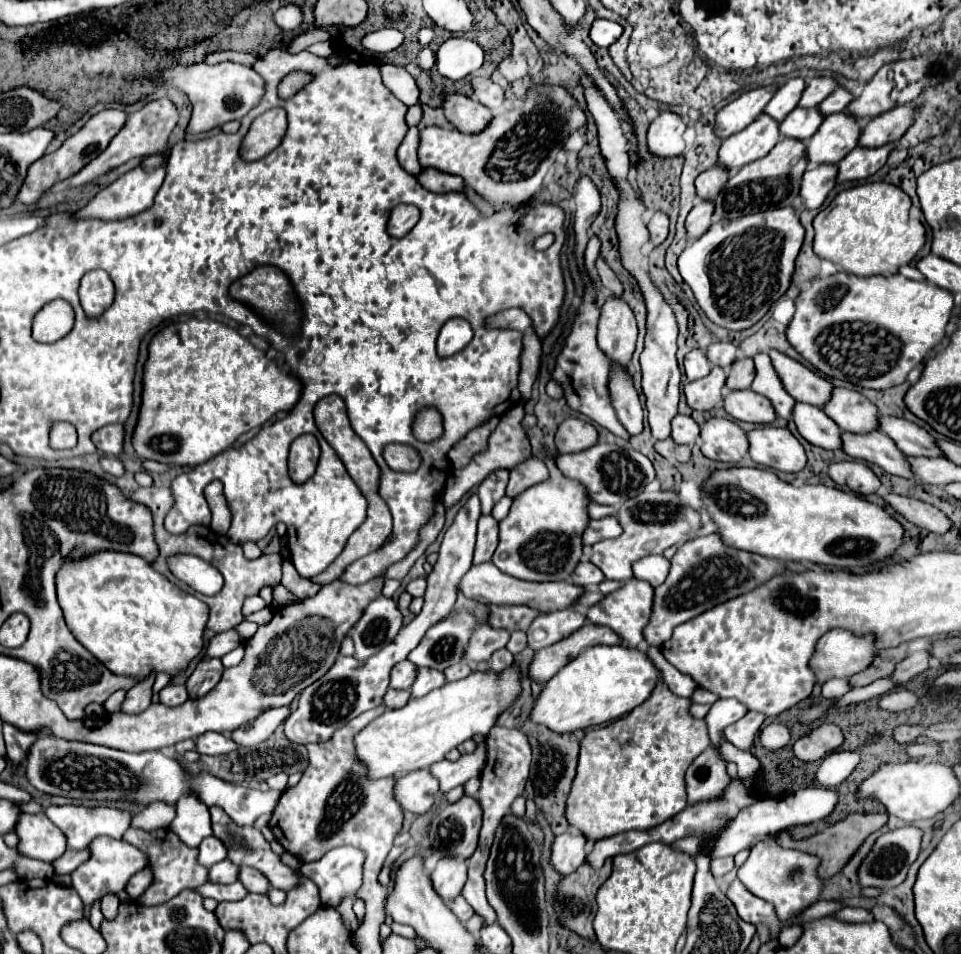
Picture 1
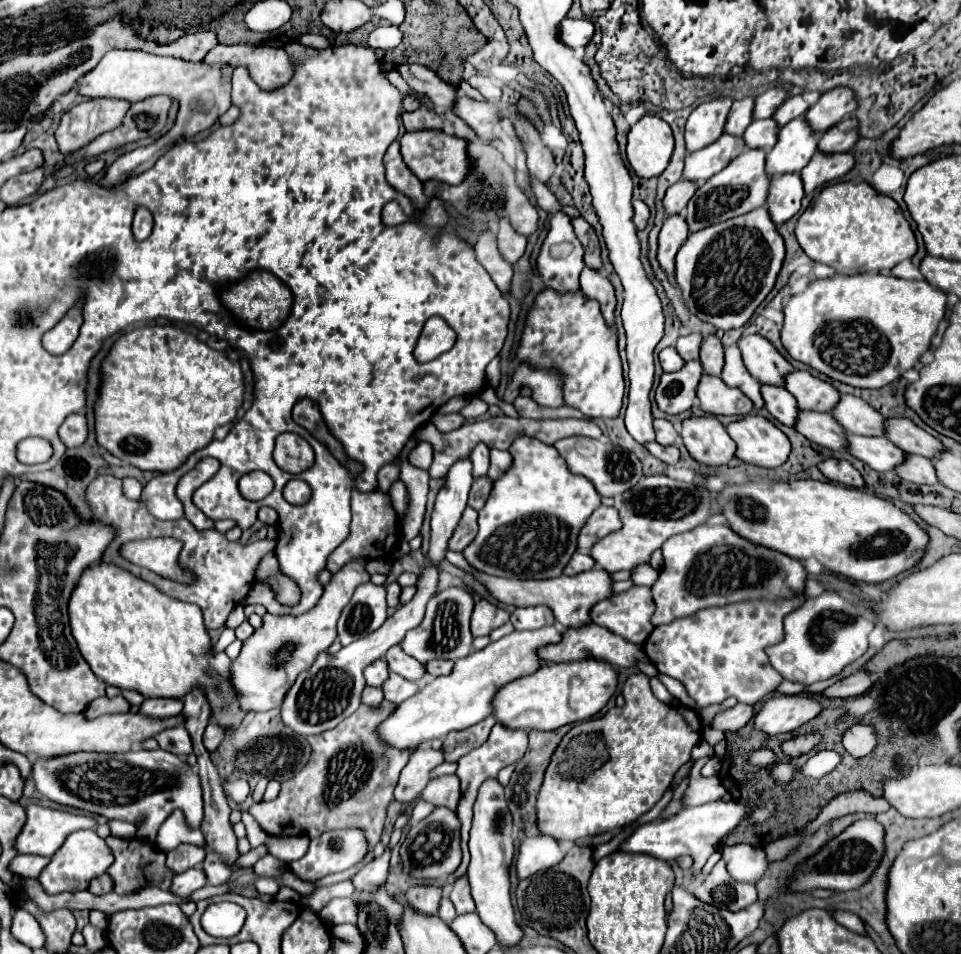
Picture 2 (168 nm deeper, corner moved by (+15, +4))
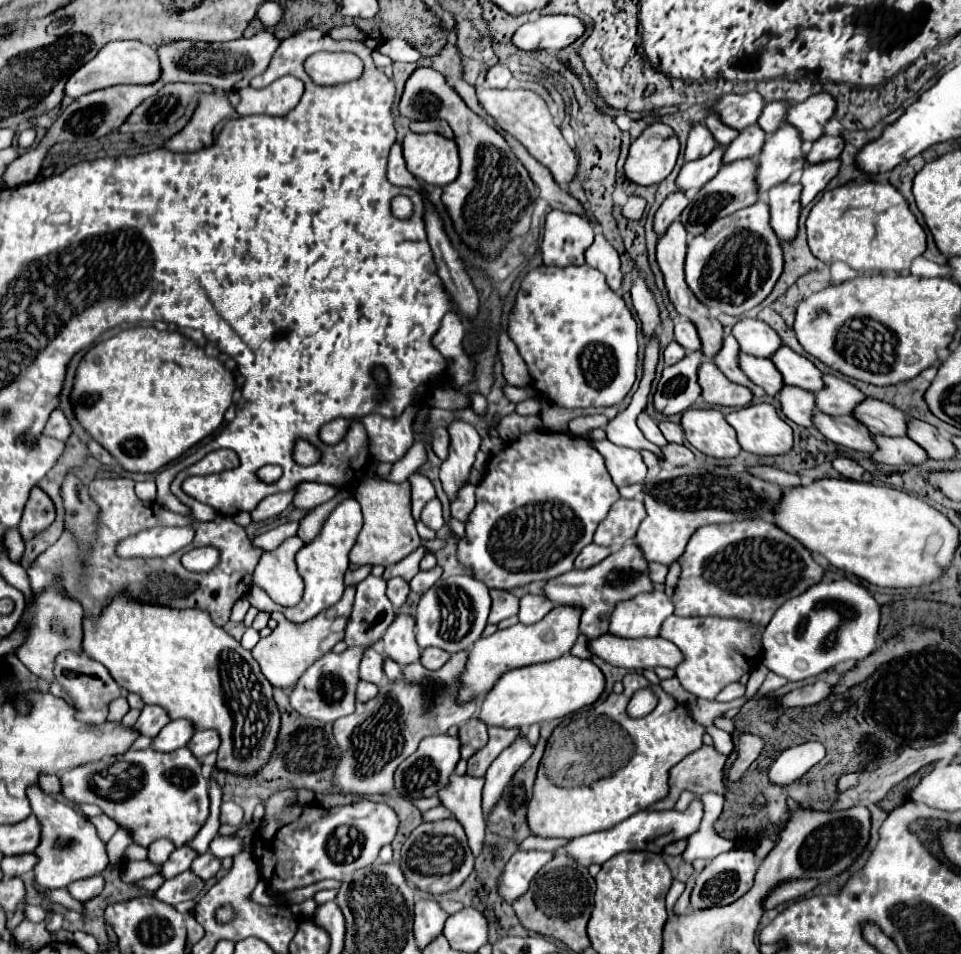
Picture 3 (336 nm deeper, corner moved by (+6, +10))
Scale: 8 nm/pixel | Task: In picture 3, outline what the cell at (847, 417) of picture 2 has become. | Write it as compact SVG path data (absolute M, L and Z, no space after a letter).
M825 373L823 383L825 387L815 393L815 403L817 409L827 415L851 415L857 403L865 399L865 395L857 387L835 375Z

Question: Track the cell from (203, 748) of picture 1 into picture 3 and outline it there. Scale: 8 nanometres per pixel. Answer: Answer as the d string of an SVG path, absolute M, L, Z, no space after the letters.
M177 719L177 721L169 721L153 739L151 739L151 749L153 751L163 751L169 753L173 749L185 747L187 741L193 735L193 723L189 723L187 719Z

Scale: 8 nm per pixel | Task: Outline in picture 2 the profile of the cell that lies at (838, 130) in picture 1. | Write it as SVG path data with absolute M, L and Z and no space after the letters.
M800 117L780 129L778 143L766 155L766 171L770 175L802 171L816 151L818 133L812 133L812 129L808 129L808 121Z

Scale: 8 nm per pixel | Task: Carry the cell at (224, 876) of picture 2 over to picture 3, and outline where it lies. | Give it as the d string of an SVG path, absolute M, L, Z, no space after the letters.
M211 853L199 855L199 857L193 859L193 863L191 863L191 871L193 871L199 879L203 879L203 881L211 879L211 877L219 871L219 867L221 867L221 861L215 859L215 855L211 855Z

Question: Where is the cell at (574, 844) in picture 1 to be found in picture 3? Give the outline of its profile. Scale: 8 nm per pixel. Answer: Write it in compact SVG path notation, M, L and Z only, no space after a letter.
M517 851L505 863L505 869L499 877L499 895L503 901L513 903L527 889L537 871L551 861L549 851Z

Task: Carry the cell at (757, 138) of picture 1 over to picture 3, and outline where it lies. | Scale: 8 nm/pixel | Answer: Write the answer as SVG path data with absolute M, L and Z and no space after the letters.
M715 147L707 157L685 163L675 179L677 191L685 193L689 201L693 201L705 183L717 175L717 171L721 167L723 151L725 151L723 147Z

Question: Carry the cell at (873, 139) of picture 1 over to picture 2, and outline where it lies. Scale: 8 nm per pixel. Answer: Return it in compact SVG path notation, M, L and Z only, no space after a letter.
M848 117L828 129L822 139L820 139L820 151L824 153L844 153L852 151L854 145L858 143L860 133L856 133L856 117Z

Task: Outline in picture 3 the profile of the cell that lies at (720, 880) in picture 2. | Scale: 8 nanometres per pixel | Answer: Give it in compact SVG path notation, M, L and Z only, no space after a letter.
M733 849L733 851L721 853L719 857L711 859L705 865L705 869L697 875L695 887L691 891L689 909L697 911L697 909L709 909L709 907L723 907L737 901L753 887L755 873L757 873L757 861L751 849Z

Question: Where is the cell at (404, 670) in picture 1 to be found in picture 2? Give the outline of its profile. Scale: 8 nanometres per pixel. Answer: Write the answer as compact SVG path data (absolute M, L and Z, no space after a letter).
M376 659L372 665L368 665L364 669L364 677L366 677L366 685L372 685L372 687L382 687L384 681L388 679L390 671L388 671L388 665L384 659Z

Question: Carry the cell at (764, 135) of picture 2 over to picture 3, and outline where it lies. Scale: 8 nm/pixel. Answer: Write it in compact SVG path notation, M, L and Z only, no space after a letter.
M753 125L753 127L747 127L745 131L741 131L737 135L737 139L733 139L733 143L729 143L729 147L725 149L723 153L723 165L727 163L733 163L733 161L739 161L739 159L757 159L761 147L763 147L763 141L765 141L765 133Z

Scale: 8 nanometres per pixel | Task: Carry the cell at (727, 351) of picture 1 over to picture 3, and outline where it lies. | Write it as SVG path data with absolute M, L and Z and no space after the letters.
M681 319L679 323L675 323L675 341L681 347L685 347L687 351L699 351L699 347L701 347L699 335L689 319Z

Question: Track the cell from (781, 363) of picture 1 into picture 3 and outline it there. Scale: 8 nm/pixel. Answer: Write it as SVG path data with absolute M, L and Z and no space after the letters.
M743 317L733 325L733 337L743 353L755 357L771 357L781 347L781 339L777 339L777 333L767 323L749 317Z

